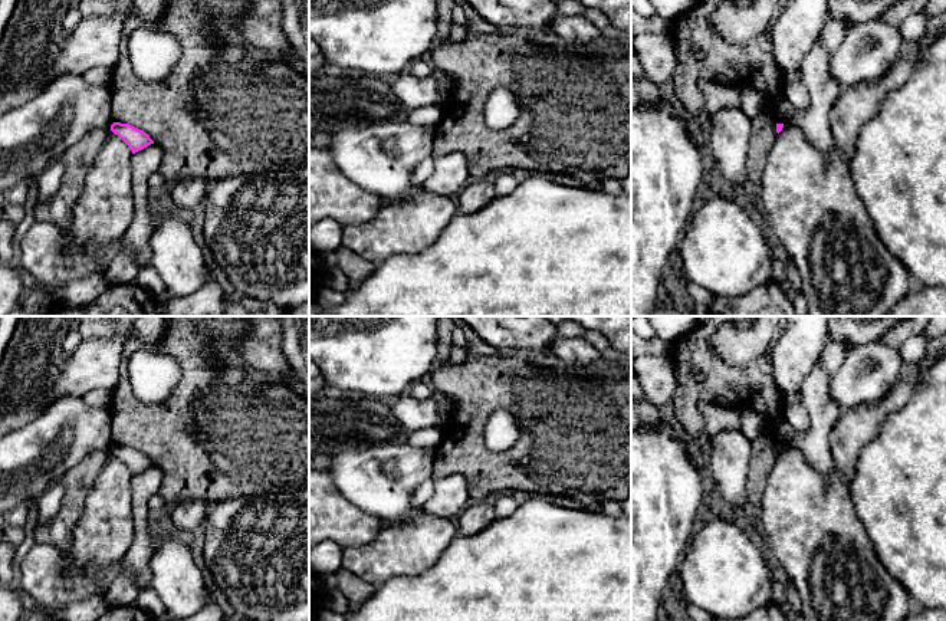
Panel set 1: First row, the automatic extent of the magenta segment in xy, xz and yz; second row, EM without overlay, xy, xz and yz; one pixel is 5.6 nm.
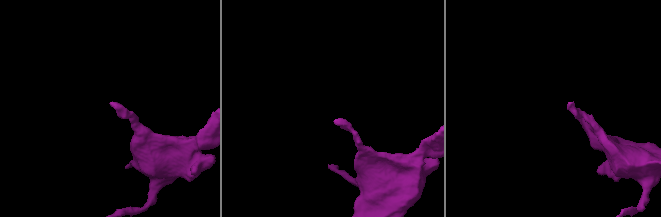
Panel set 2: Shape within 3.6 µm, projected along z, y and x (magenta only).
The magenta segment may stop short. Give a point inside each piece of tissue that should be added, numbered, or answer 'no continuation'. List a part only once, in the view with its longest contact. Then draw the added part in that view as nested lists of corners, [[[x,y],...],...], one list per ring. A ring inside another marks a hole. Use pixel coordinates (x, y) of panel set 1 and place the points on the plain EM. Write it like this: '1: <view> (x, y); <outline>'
no continuation

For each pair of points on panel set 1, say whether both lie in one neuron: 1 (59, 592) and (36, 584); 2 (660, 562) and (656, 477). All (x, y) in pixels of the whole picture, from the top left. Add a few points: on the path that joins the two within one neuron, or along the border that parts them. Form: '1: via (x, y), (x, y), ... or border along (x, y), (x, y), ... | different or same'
1: via (53, 587), (42, 584) | same
2: via (659, 541), (659, 506), (656, 499) | same

